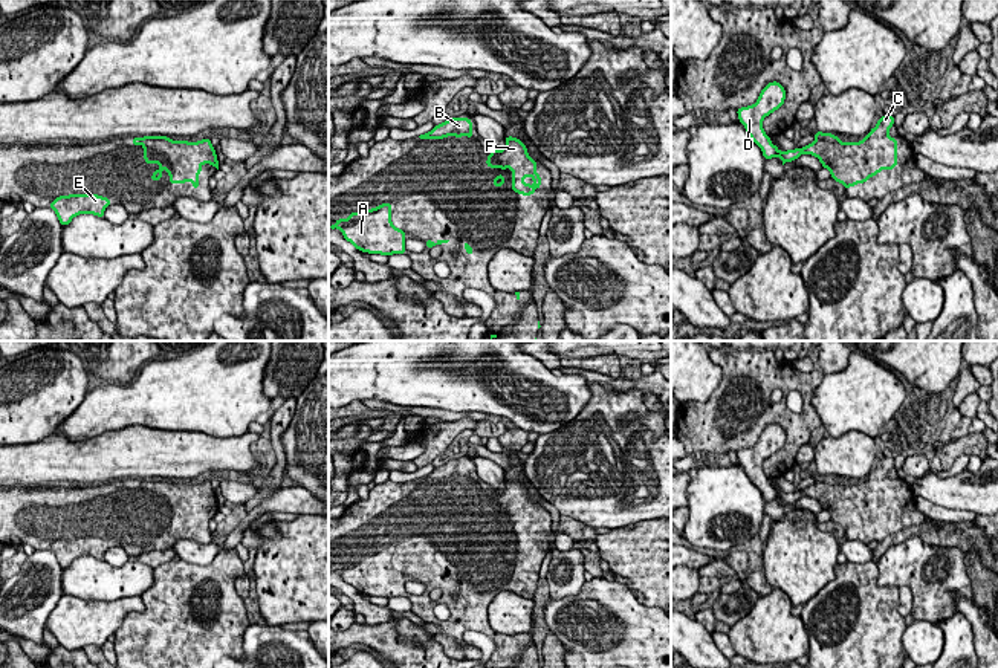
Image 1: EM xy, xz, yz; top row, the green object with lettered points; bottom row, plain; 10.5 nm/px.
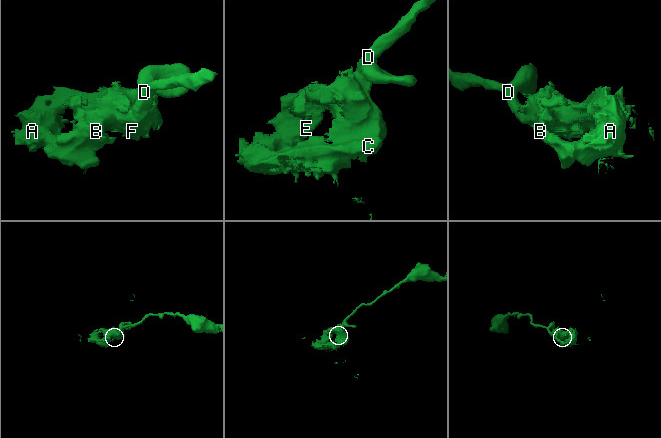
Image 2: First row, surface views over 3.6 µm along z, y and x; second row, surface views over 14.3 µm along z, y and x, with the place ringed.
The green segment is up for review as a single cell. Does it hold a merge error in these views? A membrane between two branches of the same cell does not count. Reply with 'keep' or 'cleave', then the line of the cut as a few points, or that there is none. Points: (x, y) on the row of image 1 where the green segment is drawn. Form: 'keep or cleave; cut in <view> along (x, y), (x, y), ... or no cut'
keep; no cut

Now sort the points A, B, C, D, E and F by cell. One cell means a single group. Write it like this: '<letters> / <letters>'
A B C D E F

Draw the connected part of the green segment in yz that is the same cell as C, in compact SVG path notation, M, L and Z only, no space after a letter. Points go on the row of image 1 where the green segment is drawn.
M769 83L753 105L737 109L746 133L761 148L766 161L778 156L783 162L796 161L807 153L819 159L831 179L847 190L856 183L865 183L883 168L893 171L897 167L897 139L888 135L894 125L893 115L877 119L874 128L859 142L841 142L839 135L816 131L815 141L802 148L779 151L763 128L763 119L778 110L786 101L786 89L778 83Z

